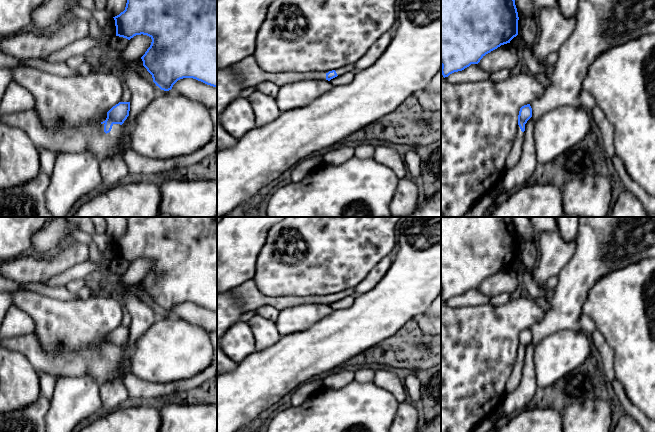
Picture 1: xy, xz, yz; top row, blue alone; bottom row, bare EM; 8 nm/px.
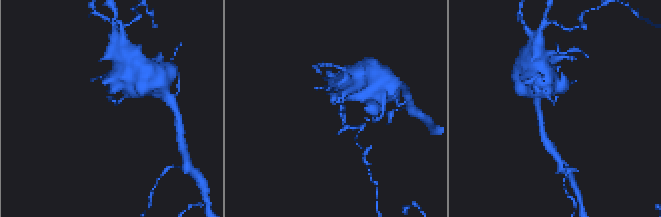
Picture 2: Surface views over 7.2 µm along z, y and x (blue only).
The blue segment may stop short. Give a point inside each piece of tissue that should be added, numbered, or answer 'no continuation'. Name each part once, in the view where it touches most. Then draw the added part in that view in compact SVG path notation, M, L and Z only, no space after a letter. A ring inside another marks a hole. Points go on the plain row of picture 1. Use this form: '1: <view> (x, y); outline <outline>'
no continuation

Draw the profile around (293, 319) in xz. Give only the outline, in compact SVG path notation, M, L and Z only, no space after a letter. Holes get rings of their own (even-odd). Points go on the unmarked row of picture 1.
M305 303L279 311L276 328L281 336L310 328L334 310L326 303Z

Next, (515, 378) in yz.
M518 349L518 355L513 367L513 371L506 384L506 393L511 393L518 387L521 381L523 364L524 364L524 356L521 355Z

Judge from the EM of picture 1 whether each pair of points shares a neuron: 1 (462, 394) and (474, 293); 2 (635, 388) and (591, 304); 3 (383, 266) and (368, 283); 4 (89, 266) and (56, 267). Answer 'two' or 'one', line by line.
1: two
2: one
3: one
4: two

